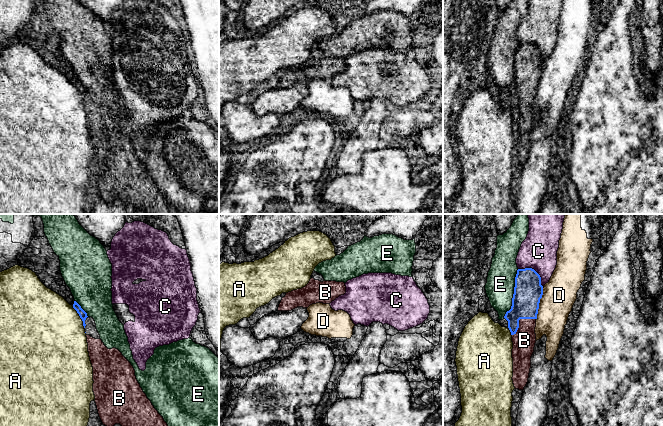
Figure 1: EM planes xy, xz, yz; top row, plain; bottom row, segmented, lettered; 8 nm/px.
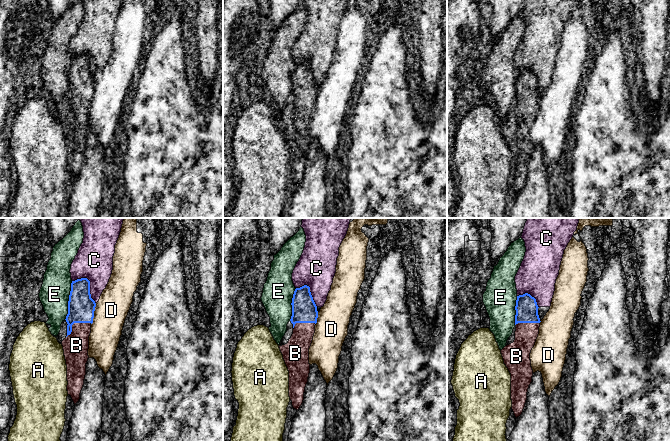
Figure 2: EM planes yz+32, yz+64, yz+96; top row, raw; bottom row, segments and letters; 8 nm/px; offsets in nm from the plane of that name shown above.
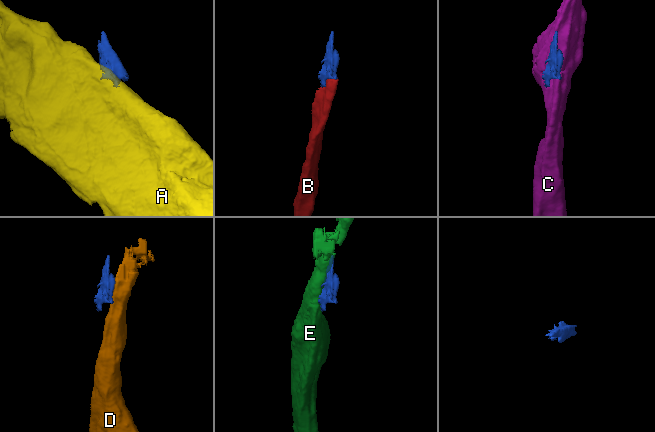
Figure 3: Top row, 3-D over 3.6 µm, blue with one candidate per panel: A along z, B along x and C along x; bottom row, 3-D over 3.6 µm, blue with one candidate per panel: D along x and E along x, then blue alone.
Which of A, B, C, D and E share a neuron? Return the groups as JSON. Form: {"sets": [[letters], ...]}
{"sets": [["A"], ["B"], ["C"], ["D"], ["E"]]}

